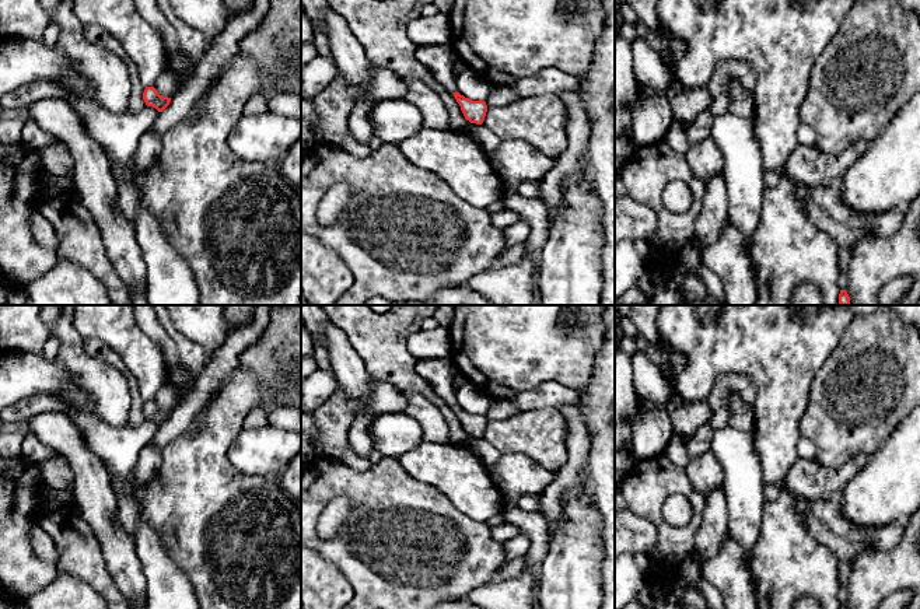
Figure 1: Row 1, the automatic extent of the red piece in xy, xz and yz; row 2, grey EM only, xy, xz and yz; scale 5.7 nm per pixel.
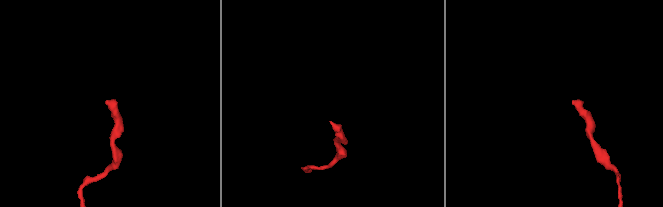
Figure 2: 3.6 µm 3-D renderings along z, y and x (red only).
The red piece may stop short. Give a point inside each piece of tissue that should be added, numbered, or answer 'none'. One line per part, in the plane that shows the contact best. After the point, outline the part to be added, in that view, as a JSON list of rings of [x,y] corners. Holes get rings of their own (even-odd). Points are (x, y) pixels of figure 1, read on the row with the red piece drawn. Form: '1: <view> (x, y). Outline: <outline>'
none

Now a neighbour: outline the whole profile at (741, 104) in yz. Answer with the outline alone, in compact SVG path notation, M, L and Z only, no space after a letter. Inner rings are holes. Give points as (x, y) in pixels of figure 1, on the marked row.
M737 80L728 81L727 92L730 95L728 112L739 118L753 119L755 116L753 95L745 92Z

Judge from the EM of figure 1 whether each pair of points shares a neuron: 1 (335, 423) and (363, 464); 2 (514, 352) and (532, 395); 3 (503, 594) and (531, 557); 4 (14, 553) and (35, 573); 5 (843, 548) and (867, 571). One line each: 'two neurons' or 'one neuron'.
1: one neuron
2: two neurons
3: one neuron
4: one neuron
5: two neurons

